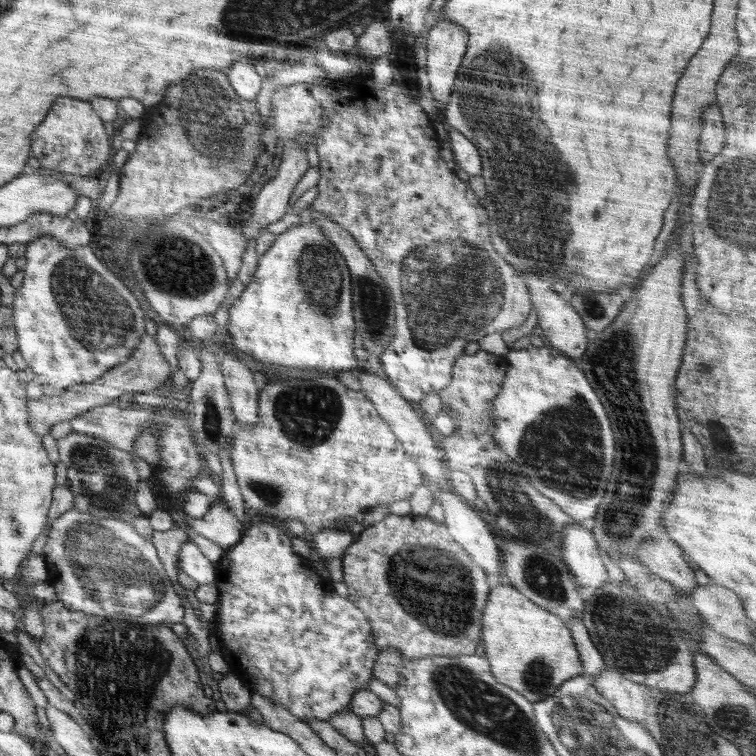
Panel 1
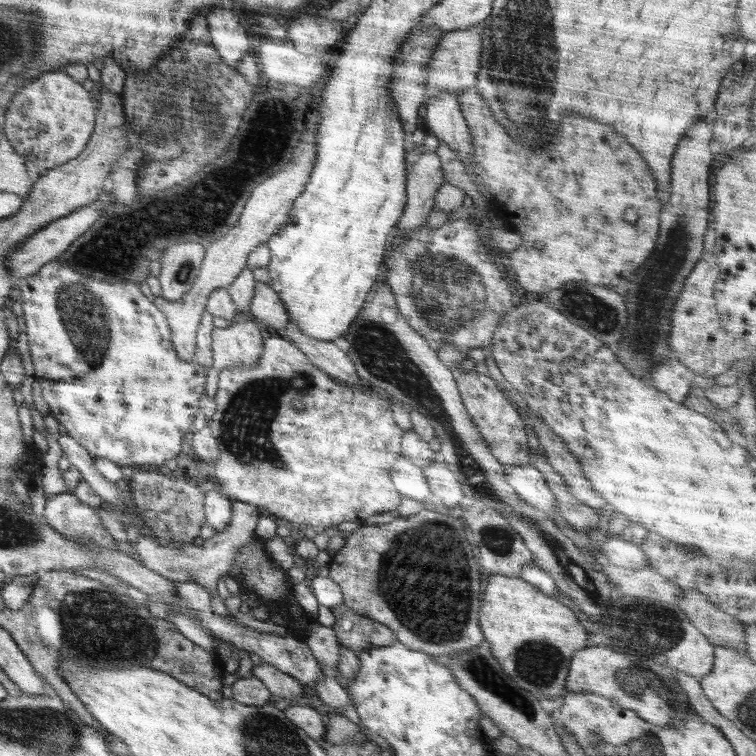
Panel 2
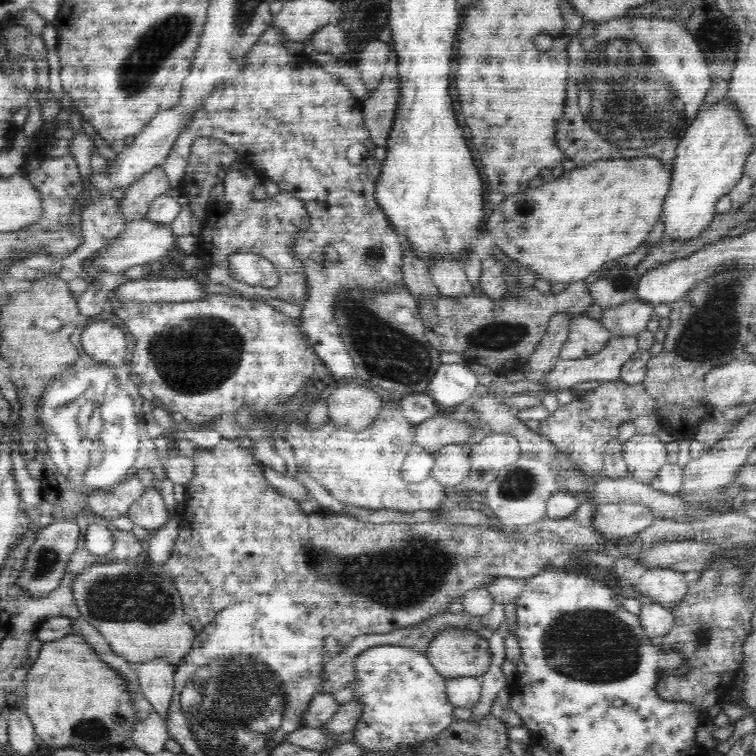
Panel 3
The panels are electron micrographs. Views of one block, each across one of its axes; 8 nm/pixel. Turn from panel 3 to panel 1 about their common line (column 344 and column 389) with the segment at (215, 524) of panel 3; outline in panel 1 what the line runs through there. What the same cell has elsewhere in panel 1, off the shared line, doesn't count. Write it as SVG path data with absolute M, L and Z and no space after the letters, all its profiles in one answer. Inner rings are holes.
M389 514L356 536L341 556L348 600L366 612L366 618L390 632L373 632L374 642L382 649L395 648L405 659L427 656L471 655L481 639L482 610L489 595L487 574L448 532L444 523L433 522L427 516L396 516Z

